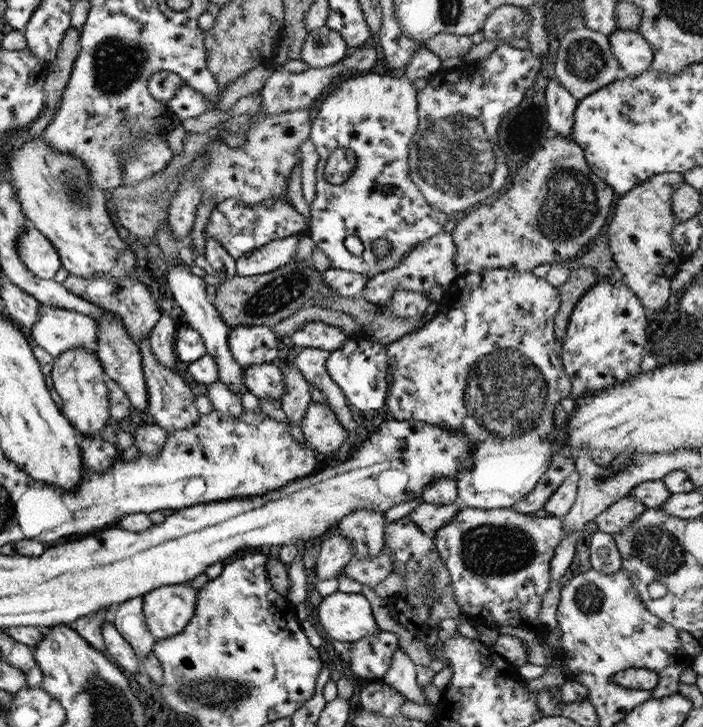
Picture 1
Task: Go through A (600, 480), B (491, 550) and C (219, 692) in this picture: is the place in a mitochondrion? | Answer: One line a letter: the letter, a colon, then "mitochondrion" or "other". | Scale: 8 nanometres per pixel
A: mitochondrion
B: mitochondrion
C: mitochondrion

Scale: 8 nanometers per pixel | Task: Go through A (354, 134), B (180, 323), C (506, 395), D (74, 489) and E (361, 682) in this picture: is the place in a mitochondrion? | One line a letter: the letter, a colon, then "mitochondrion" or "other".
A: other
B: other
C: mitochondrion
D: other
E: other

